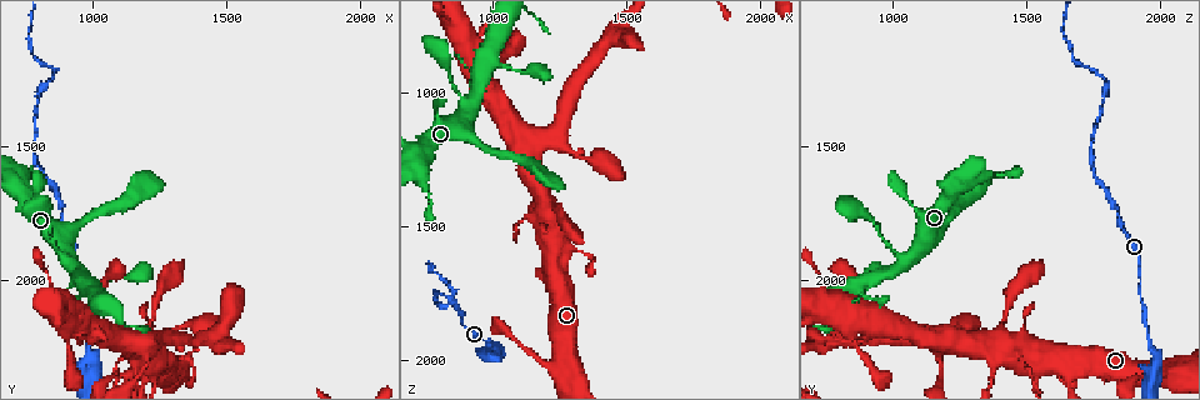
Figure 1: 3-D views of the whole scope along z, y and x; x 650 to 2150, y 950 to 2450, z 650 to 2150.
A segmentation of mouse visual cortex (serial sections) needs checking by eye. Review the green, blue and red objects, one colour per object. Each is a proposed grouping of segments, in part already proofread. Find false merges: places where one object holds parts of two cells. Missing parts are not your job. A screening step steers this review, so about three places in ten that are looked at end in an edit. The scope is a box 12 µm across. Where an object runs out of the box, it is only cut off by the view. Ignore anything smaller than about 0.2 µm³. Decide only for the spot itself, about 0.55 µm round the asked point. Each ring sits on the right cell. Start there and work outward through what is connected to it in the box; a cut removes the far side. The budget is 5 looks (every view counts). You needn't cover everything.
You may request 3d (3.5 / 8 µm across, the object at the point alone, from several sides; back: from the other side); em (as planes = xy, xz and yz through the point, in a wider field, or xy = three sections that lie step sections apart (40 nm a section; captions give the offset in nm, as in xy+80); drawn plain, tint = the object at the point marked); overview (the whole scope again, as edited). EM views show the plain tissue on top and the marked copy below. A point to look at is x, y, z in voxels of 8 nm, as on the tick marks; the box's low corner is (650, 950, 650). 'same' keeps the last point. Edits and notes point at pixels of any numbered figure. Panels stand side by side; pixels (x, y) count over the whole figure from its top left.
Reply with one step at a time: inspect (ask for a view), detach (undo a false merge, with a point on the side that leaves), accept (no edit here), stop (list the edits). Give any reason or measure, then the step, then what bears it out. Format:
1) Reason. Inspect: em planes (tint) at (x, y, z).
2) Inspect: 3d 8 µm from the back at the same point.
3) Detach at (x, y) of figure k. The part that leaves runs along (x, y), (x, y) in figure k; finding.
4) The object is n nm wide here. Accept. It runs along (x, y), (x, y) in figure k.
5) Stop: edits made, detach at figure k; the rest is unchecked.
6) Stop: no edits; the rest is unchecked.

Inspect: em xy step 3 (tint) at (1200, 2200, 1410).

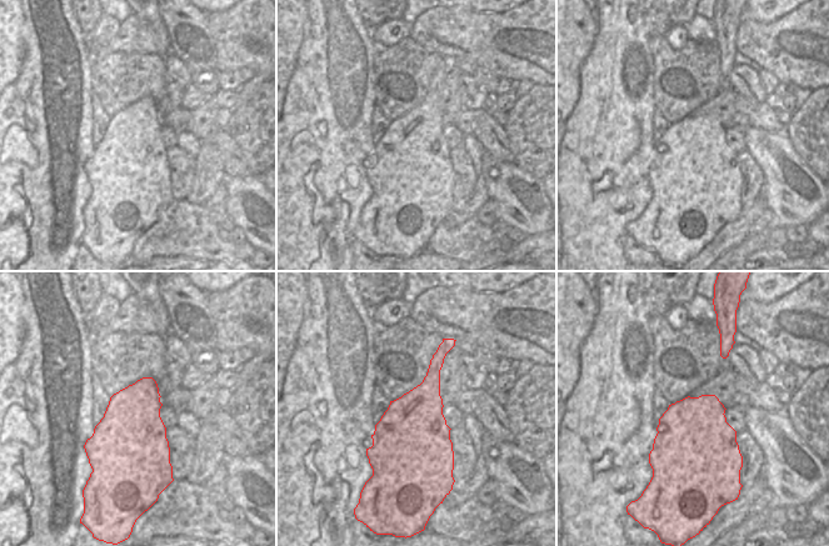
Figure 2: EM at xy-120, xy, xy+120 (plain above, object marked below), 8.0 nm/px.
Wider look. Inspect: 3d 3.5 µm at the same point.

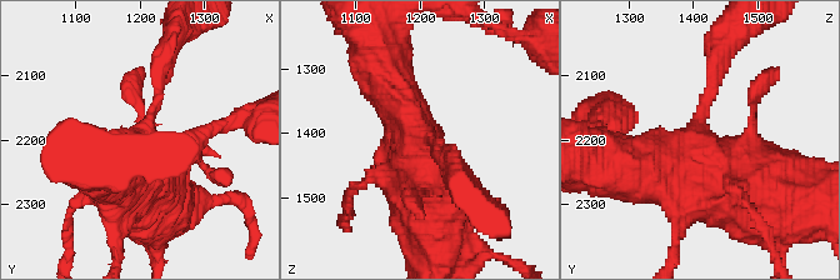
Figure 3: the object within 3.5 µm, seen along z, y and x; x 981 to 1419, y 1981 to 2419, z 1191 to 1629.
Accept. It runs along (434, 209), (419, 141), (380, 64) in figure 3; all the same cell.

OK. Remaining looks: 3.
A narrow waist. Inspect: em xy step 5 (tint) at (1160, 2230, 1180).

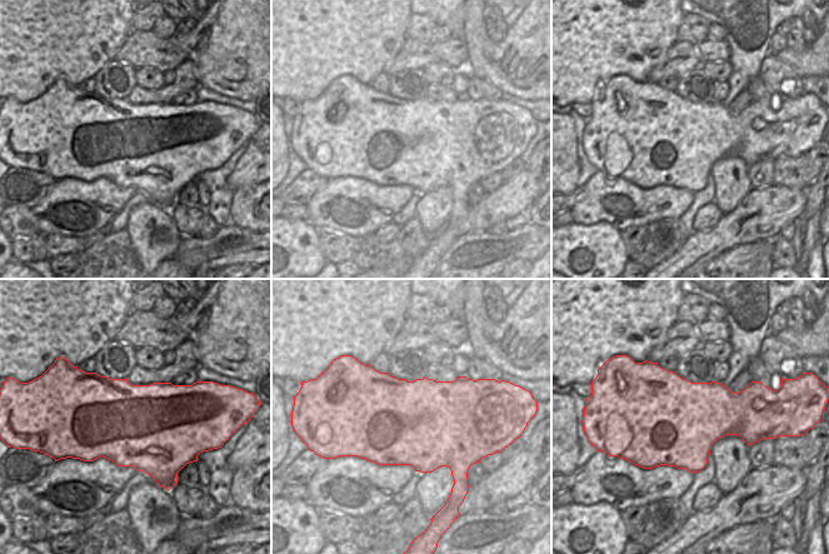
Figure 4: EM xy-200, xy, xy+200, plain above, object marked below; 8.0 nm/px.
Inspect: 3d 3.5 µm at the same point.

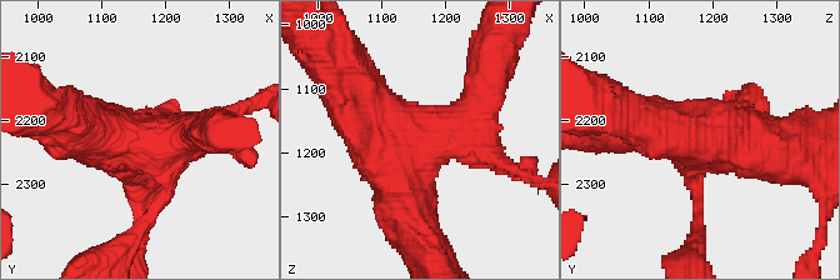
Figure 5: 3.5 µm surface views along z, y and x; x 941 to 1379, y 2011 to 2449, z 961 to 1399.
Accept. It runs along (421, 240), (360, 93) in figure 5; all the same cell.

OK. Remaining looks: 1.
Stop: no edits; the rest is unchecked.

